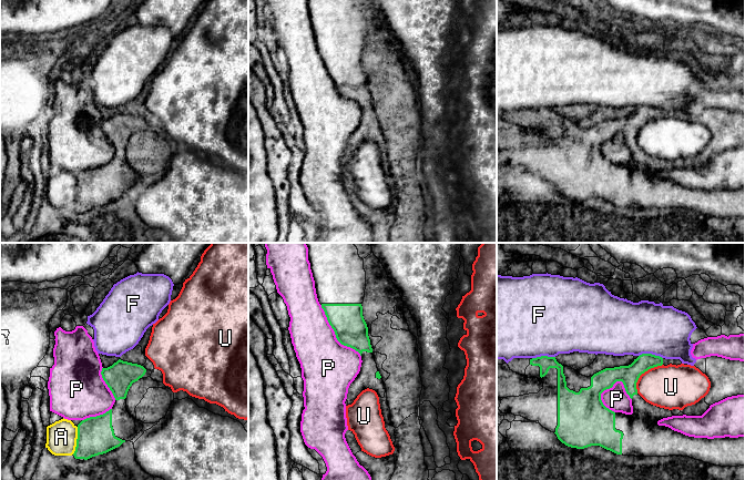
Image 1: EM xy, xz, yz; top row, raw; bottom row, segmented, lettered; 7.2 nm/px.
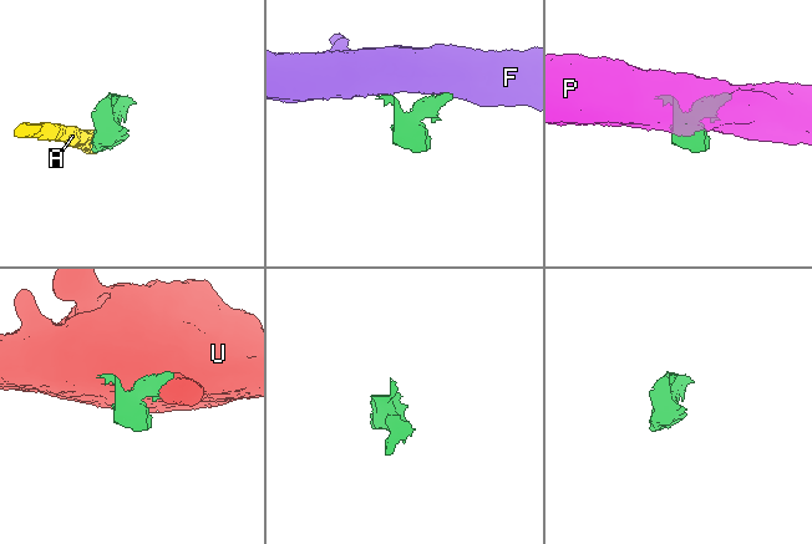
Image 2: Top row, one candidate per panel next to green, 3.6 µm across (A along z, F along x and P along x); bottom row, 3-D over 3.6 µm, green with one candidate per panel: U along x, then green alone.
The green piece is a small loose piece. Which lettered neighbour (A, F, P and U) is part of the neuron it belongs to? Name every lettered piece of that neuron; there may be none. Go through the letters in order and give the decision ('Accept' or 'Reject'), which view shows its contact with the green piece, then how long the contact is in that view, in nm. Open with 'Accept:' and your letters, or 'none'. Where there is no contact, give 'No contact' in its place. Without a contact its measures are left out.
Accept: none
A: Reject. Touches green in xy. Shared border 200 nm
F: Reject. Touches green in yz. Shared border 180 nm
P: Reject. Touches green in yz. Shared border 240 nm
U: Reject. Touches green in yz. Shared border 280 nm

